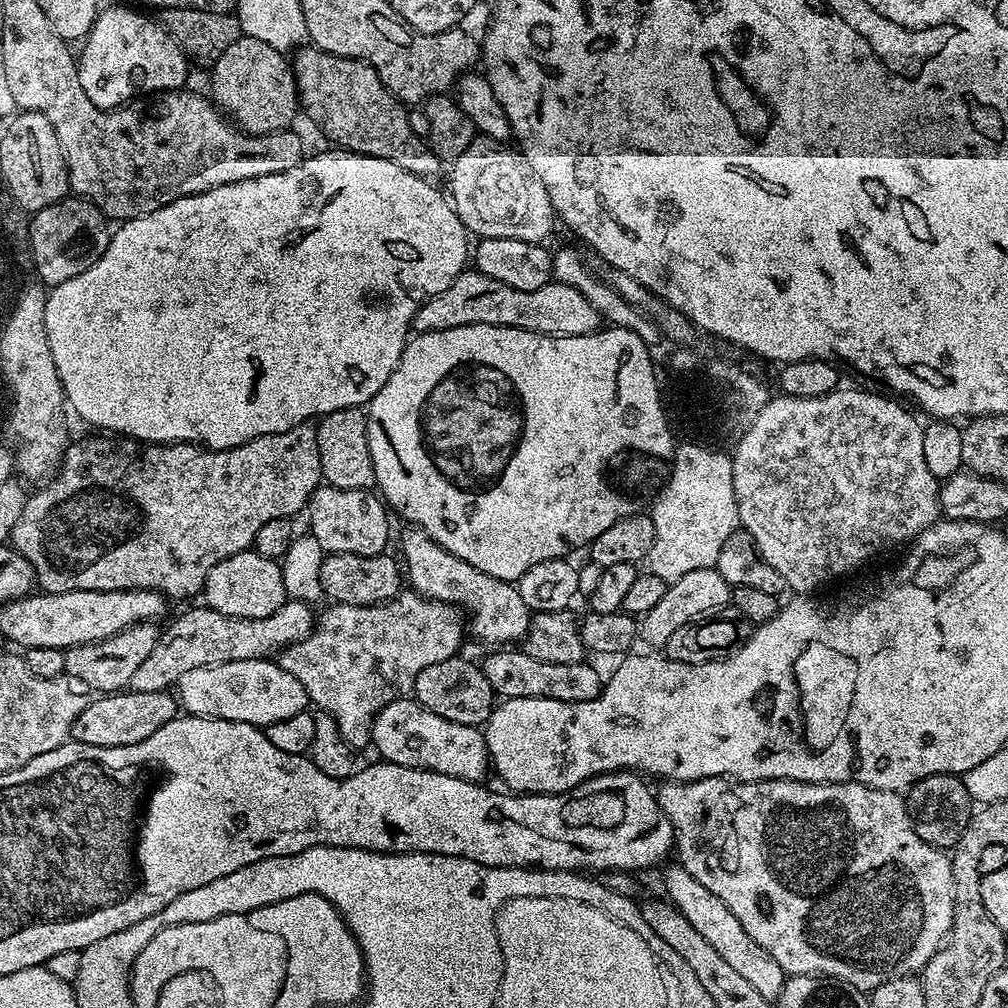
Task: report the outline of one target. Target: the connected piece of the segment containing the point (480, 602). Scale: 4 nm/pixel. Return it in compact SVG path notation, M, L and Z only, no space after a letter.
M404 526L401 530L400 552L407 583L408 580L412 583L409 584L411 591L427 600L437 600L457 609L465 608L468 611L467 627L476 640L488 646L512 646L527 636L533 613L529 612L526 602L522 602L522 594L518 594L515 583L488 576L470 566L470 562L462 562L462 558L438 546L430 534L415 526Z

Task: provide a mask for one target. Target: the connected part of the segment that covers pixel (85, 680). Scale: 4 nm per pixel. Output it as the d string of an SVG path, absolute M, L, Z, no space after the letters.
M152 622L135 624L105 640L67 649L64 653L64 671L78 678L85 689L96 694L111 694L127 689L132 683L134 670L146 662L150 650L154 650L160 641L161 629L156 627Z

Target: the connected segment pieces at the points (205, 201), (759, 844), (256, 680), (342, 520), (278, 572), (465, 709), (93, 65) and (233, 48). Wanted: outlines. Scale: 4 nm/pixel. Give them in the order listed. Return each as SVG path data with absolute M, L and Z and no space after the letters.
M331 150L332 152L320 152L317 156L305 155L298 166L290 166L290 170L282 170L278 174L266 174L262 178L246 178L242 182L230 182L226 186L214 186L214 190L206 190L202 194L194 194L186 198L178 198L170 202L170 206L162 206L162 210L154 210L154 214L146 214L142 218L125 220L119 225L120 228L111 233L106 250L90 270L82 270L78 278L70 278L70 282L62 282L55 285L47 293L43 301L46 306L46 338L50 342L50 354L54 358L54 366L58 370L58 378L64 387L64 399L88 424L93 424L93 429L103 430L108 434L119 434L125 438L138 440L146 444L195 444L205 449L217 452L227 448L237 448L248 444L254 438L262 438L266 434L282 434L299 424L307 424L313 418L319 418L330 414L334 410L343 408L359 408L367 405L369 400L386 386L386 378L394 374L398 362L402 358L404 345L410 339L412 319L416 312L430 298L442 294L458 274L465 271L467 262L470 260L470 233L460 220L455 207L450 203L449 197L444 196L435 188L435 183L424 180L420 176L410 174L402 166L390 163L389 160L374 158L373 156L360 156L356 152L343 150Z
M707 776L705 780L664 782L661 785L656 792L656 801L659 802L666 818L670 818L672 823L674 852L675 855L680 855L677 856L678 863L686 870L690 870L690 874L694 874L694 878L698 878L698 882L702 882L702 886L710 890L710 894L722 898L722 902L730 906L734 918L742 922L746 934L750 934L750 938L754 938L754 942L758 942L762 950L772 955L774 962L782 966L785 974L832 976L836 980L853 984L855 988L871 990L880 985L883 980L889 979L899 969L896 967L903 960L908 967L905 969L923 969L924 964L930 962L932 955L948 939L954 908L952 861L945 849L927 844L916 833L913 813L901 793L871 788L865 784L859 784L856 780L815 784L802 780L745 782L726 776Z
M272 658L222 662L186 670L186 674L176 681L174 692L179 707L187 715L246 722L263 729L305 711L310 704L302 682L298 682L294 674L282 670L280 663Z
M321 483L308 499L306 517L307 531L322 546L326 554L358 554L359 556L378 556L385 551L388 544L389 509L375 491L342 490L333 484Z
M255 550L239 552L214 566L206 574L202 600L207 607L234 618L266 618L274 614L289 599L286 582L282 582L282 570L275 560L258 554Z
M458 654L446 658L446 662L426 666L413 682L412 692L415 700L426 710L442 718L450 718L452 722L483 725L494 707L494 693L490 682L486 682L483 667L479 663L464 661Z
M132 8L103 9L83 41L84 49L78 52L80 81L94 106L119 108L143 92L167 94L187 85L189 61L183 48L151 15L140 12Z
M241 35L211 65L211 99L217 108L236 125L252 136L265 136L293 127L292 119L300 108L296 91L296 74L289 57L256 38Z

